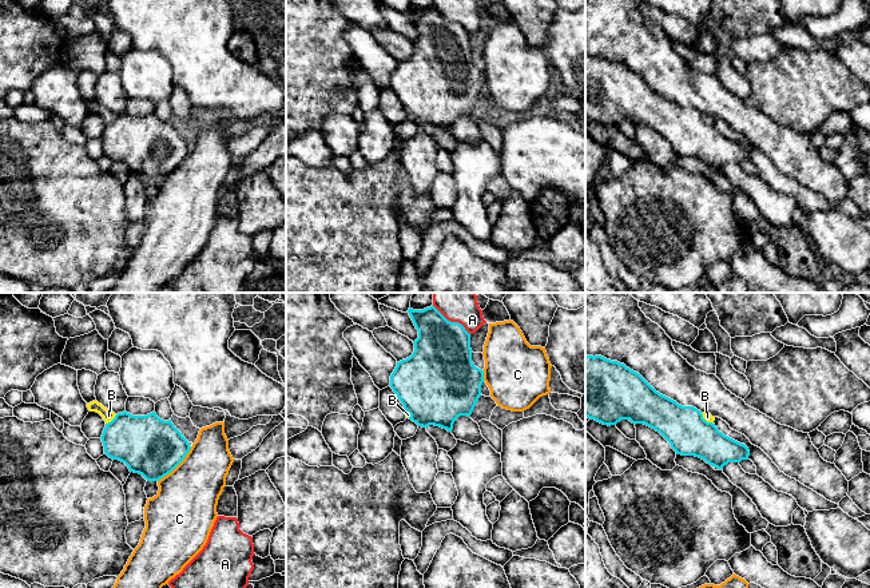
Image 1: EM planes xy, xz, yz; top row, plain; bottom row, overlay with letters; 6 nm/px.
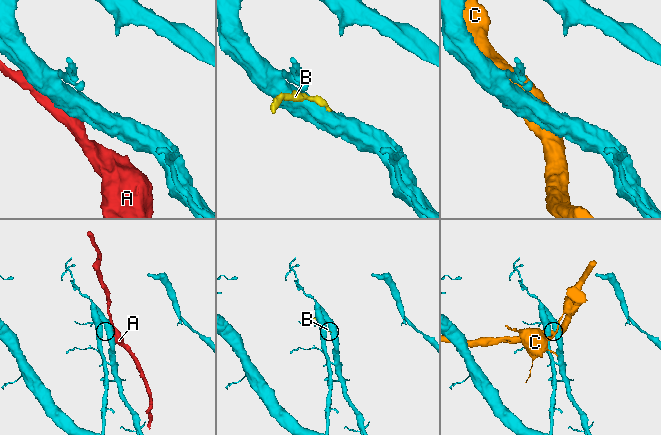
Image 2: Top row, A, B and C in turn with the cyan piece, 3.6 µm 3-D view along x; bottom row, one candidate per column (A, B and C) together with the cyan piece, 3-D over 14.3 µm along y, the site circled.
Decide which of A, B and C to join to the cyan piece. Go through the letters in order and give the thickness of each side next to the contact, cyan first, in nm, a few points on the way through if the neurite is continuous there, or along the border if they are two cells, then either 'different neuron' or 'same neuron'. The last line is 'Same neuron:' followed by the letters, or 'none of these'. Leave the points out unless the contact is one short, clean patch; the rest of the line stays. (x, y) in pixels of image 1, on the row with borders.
A: 360/260 nm | different neuron
B: 360/70 nm | along xy (116, 414), (106, 424) | different neuron
C: 360/360 nm | different neuron
Same neuron: none of these

